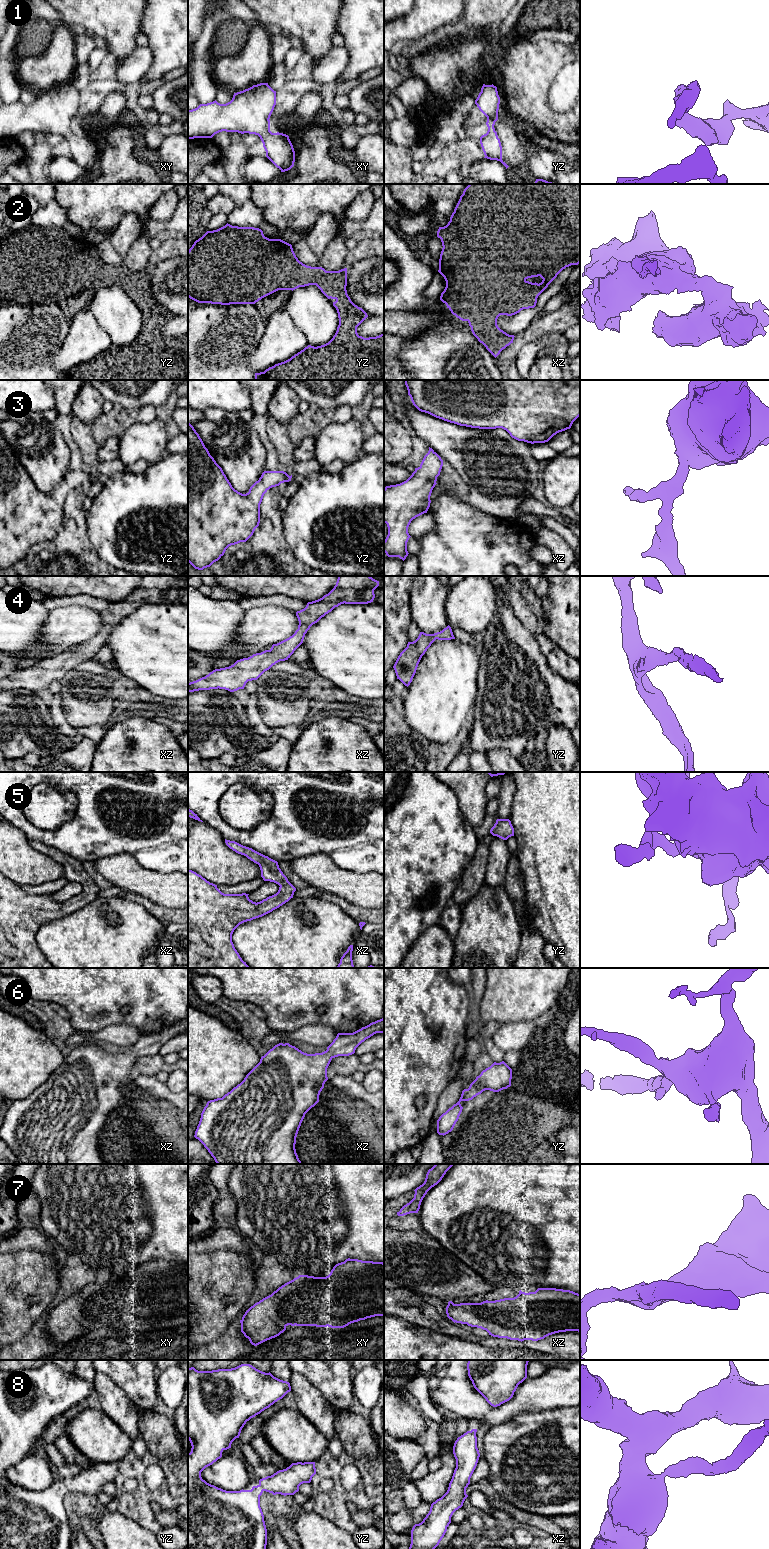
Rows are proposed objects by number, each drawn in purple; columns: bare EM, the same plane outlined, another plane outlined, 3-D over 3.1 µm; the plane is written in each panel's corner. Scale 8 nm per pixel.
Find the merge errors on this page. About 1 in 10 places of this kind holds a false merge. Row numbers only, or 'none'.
none

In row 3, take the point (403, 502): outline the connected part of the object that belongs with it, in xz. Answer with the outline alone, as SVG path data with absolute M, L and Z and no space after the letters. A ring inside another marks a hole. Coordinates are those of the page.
M429 447L429 451L424 456L420 466L415 468L415 471L406 481L384 488L384 523L388 527L388 535L384 540L384 552L388 557L399 557L404 561L408 556L407 542L411 537L408 533L408 527L413 519L427 513L431 503L430 496L437 484L437 477L440 475L442 466L441 457Z

